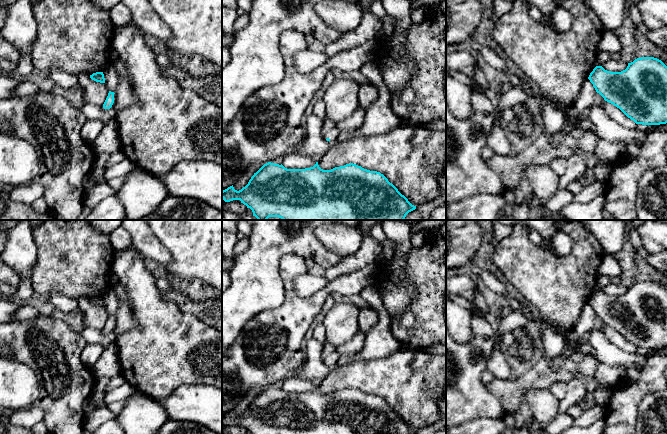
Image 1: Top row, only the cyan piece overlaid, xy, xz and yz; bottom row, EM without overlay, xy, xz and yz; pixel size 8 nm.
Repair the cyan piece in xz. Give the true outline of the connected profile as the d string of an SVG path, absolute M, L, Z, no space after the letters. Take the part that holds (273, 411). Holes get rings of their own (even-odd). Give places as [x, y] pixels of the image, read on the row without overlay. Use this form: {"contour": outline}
{"contour": "M268 386L264 388L249 404L248 408L237 415L233 409L222 415L225 426L240 424L251 434L415 434L408 423L377 395L370 395L350 387L323 394L318 386L313 391L305 393L287 393L282 388Z"}

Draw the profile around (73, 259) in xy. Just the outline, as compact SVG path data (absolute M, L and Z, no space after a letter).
M42 220L33 231L33 239L37 247L37 261L31 278L35 293L46 299L58 293L76 300L90 300L112 290L109 273L115 249L111 236L96 231L89 220Z

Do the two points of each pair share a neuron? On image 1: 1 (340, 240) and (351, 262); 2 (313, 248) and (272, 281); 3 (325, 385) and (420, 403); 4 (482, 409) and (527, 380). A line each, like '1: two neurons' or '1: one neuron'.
1: two neurons
2: one neuron
3: one neuron
4: two neurons

